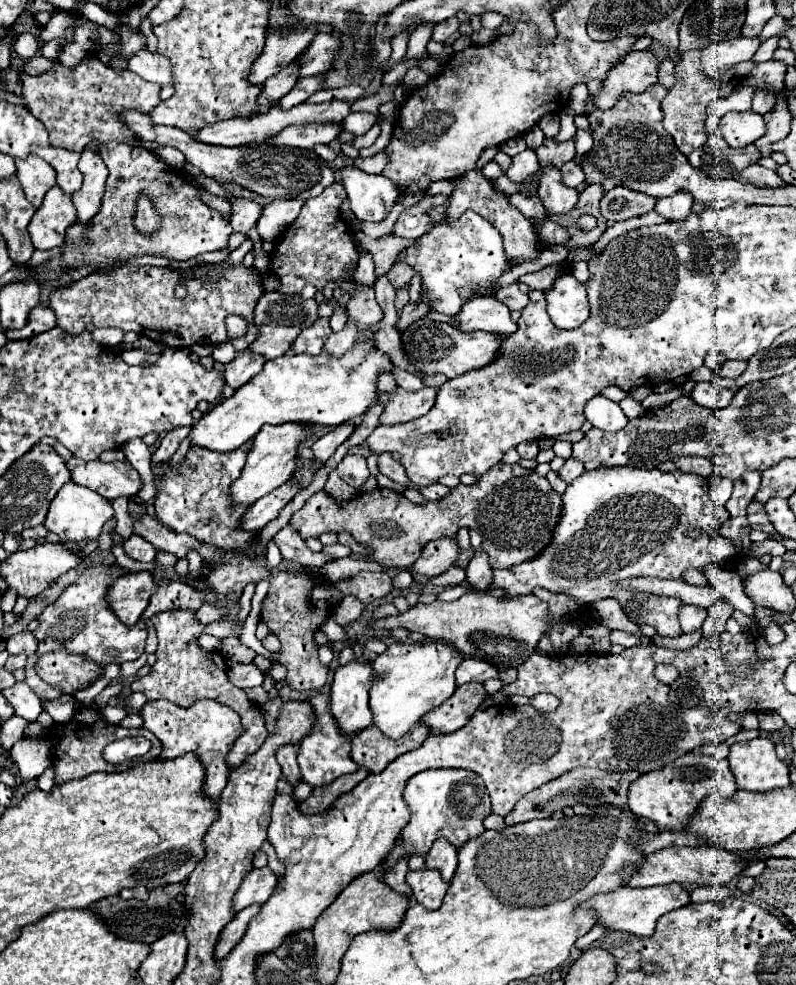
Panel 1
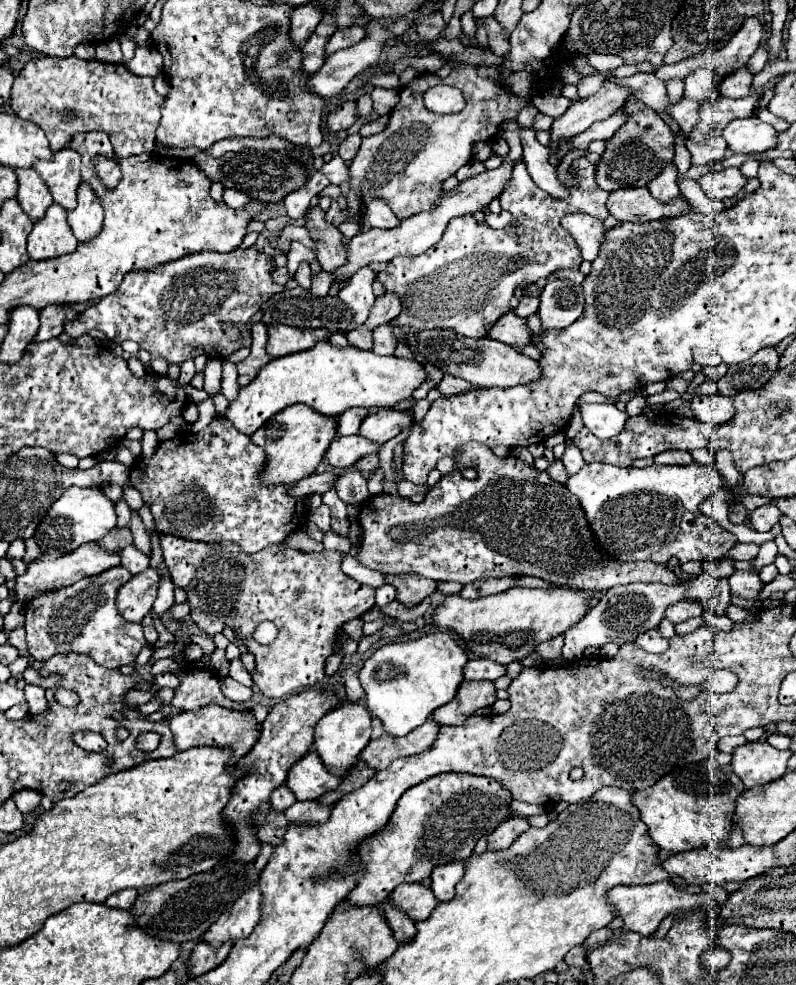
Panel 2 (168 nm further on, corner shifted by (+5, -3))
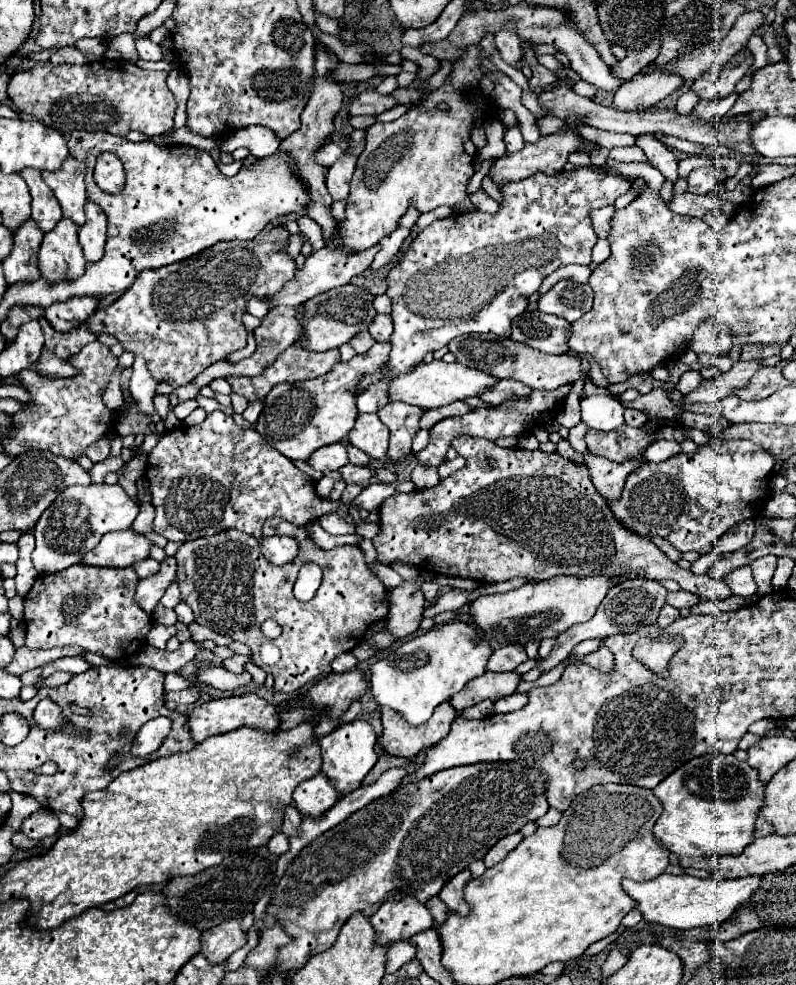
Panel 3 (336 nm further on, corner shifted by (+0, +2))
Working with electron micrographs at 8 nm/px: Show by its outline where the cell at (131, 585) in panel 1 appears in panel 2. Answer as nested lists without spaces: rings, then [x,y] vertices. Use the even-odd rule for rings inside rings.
[[[148,568],[130,578],[116,596],[116,610],[120,616],[128,622],[142,622],[156,600],[158,582],[160,574],[154,568]]]

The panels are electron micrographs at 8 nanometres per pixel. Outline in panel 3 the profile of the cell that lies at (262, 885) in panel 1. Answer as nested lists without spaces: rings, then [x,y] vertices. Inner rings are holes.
[[[227,921],[201,935],[201,953],[211,965],[219,965],[245,943],[247,937],[241,931],[239,921]]]

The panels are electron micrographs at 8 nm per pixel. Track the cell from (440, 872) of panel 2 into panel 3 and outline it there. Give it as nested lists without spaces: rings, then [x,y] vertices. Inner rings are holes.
[[[465,869],[465,871],[461,871],[461,875],[455,875],[455,877],[441,889],[439,899],[447,905],[449,911],[453,911],[453,913],[457,913],[457,915],[469,915],[471,907],[469,907],[469,903],[465,903],[465,899],[463,899],[463,889],[465,889],[465,885],[467,885],[469,881],[471,881],[471,873],[469,873],[469,869]]]

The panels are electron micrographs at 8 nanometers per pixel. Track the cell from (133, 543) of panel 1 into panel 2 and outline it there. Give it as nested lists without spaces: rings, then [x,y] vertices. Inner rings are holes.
[[[134,544],[122,548],[122,550],[120,550],[120,558],[122,558],[122,566],[124,566],[130,574],[138,574],[138,572],[146,570],[146,568],[148,568],[148,562],[150,562],[150,558],[148,558],[144,552],[140,552]]]

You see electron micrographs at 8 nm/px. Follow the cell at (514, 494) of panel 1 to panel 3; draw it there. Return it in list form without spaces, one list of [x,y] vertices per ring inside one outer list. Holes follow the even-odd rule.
[[[471,435],[455,437],[451,447],[467,459],[467,465],[461,471],[441,479],[439,485],[431,489],[395,493],[383,501],[379,509],[379,535],[373,539],[379,563],[389,565],[403,561],[427,571],[435,571],[437,575],[469,577],[479,583],[499,583],[513,577],[543,581],[555,575],[589,577],[627,575],[635,571],[645,579],[673,579],[681,585],[681,589],[709,601],[725,601],[733,595],[725,583],[709,575],[699,577],[677,567],[651,539],[645,539],[623,527],[609,509],[607,499],[601,497],[593,487],[585,465],[567,461],[559,453],[543,453],[539,449],[503,449],[489,439]]]

